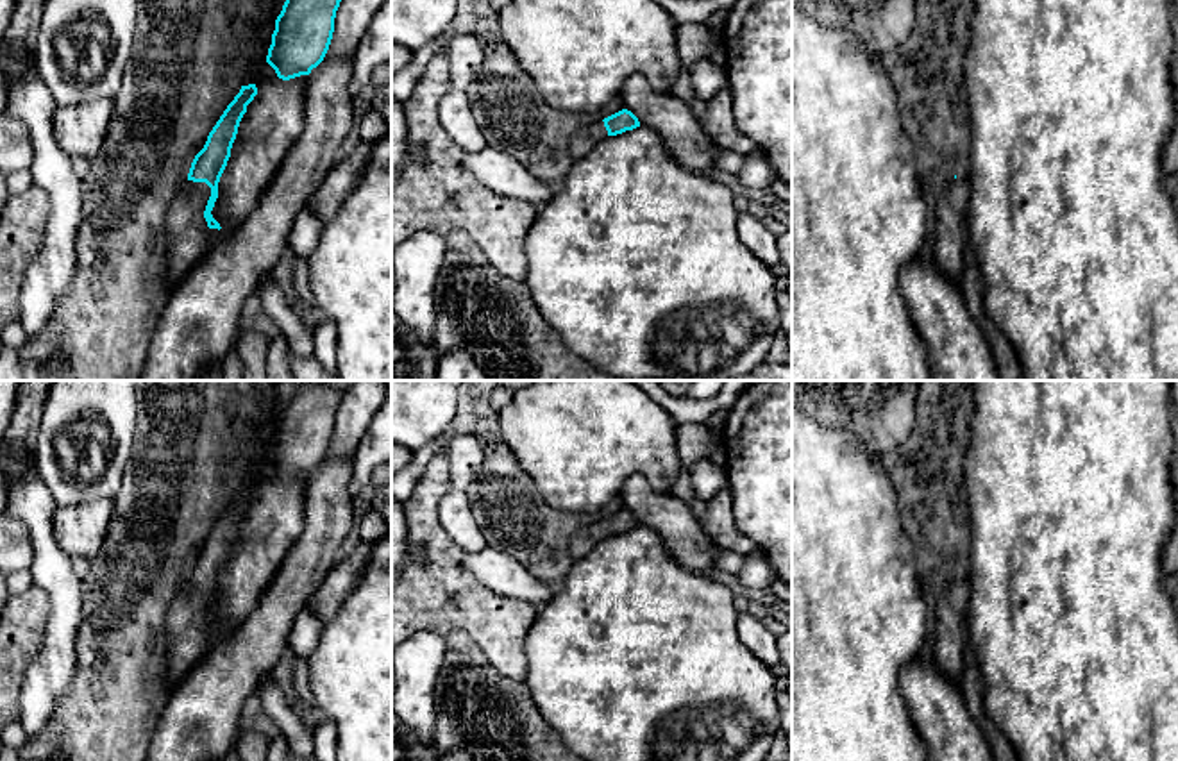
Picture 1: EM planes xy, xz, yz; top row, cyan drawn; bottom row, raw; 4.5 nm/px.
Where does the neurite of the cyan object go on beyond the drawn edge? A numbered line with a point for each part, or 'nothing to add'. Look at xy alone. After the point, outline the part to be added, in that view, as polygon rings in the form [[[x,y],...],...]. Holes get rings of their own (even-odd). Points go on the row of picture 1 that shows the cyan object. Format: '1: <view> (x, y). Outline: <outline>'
1: xy (190, 238). Outline: [[[184,182],[166,213],[168,273],[172,289],[202,261],[218,229],[209,229],[204,218],[211,188],[206,182]]]

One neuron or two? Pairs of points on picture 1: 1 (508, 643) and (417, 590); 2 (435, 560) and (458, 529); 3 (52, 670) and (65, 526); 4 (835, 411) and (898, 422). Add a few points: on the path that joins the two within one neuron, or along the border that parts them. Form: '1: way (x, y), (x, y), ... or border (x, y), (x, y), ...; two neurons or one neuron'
1: way (485, 620), (476, 611), (456, 611), (440, 597); one neuron
2: border (442, 497), (438, 522), (465, 552); two neurons
3: border (54, 508), (52, 538), (70, 556); two neurons
4: way (851, 417), (882, 417); one neuron

